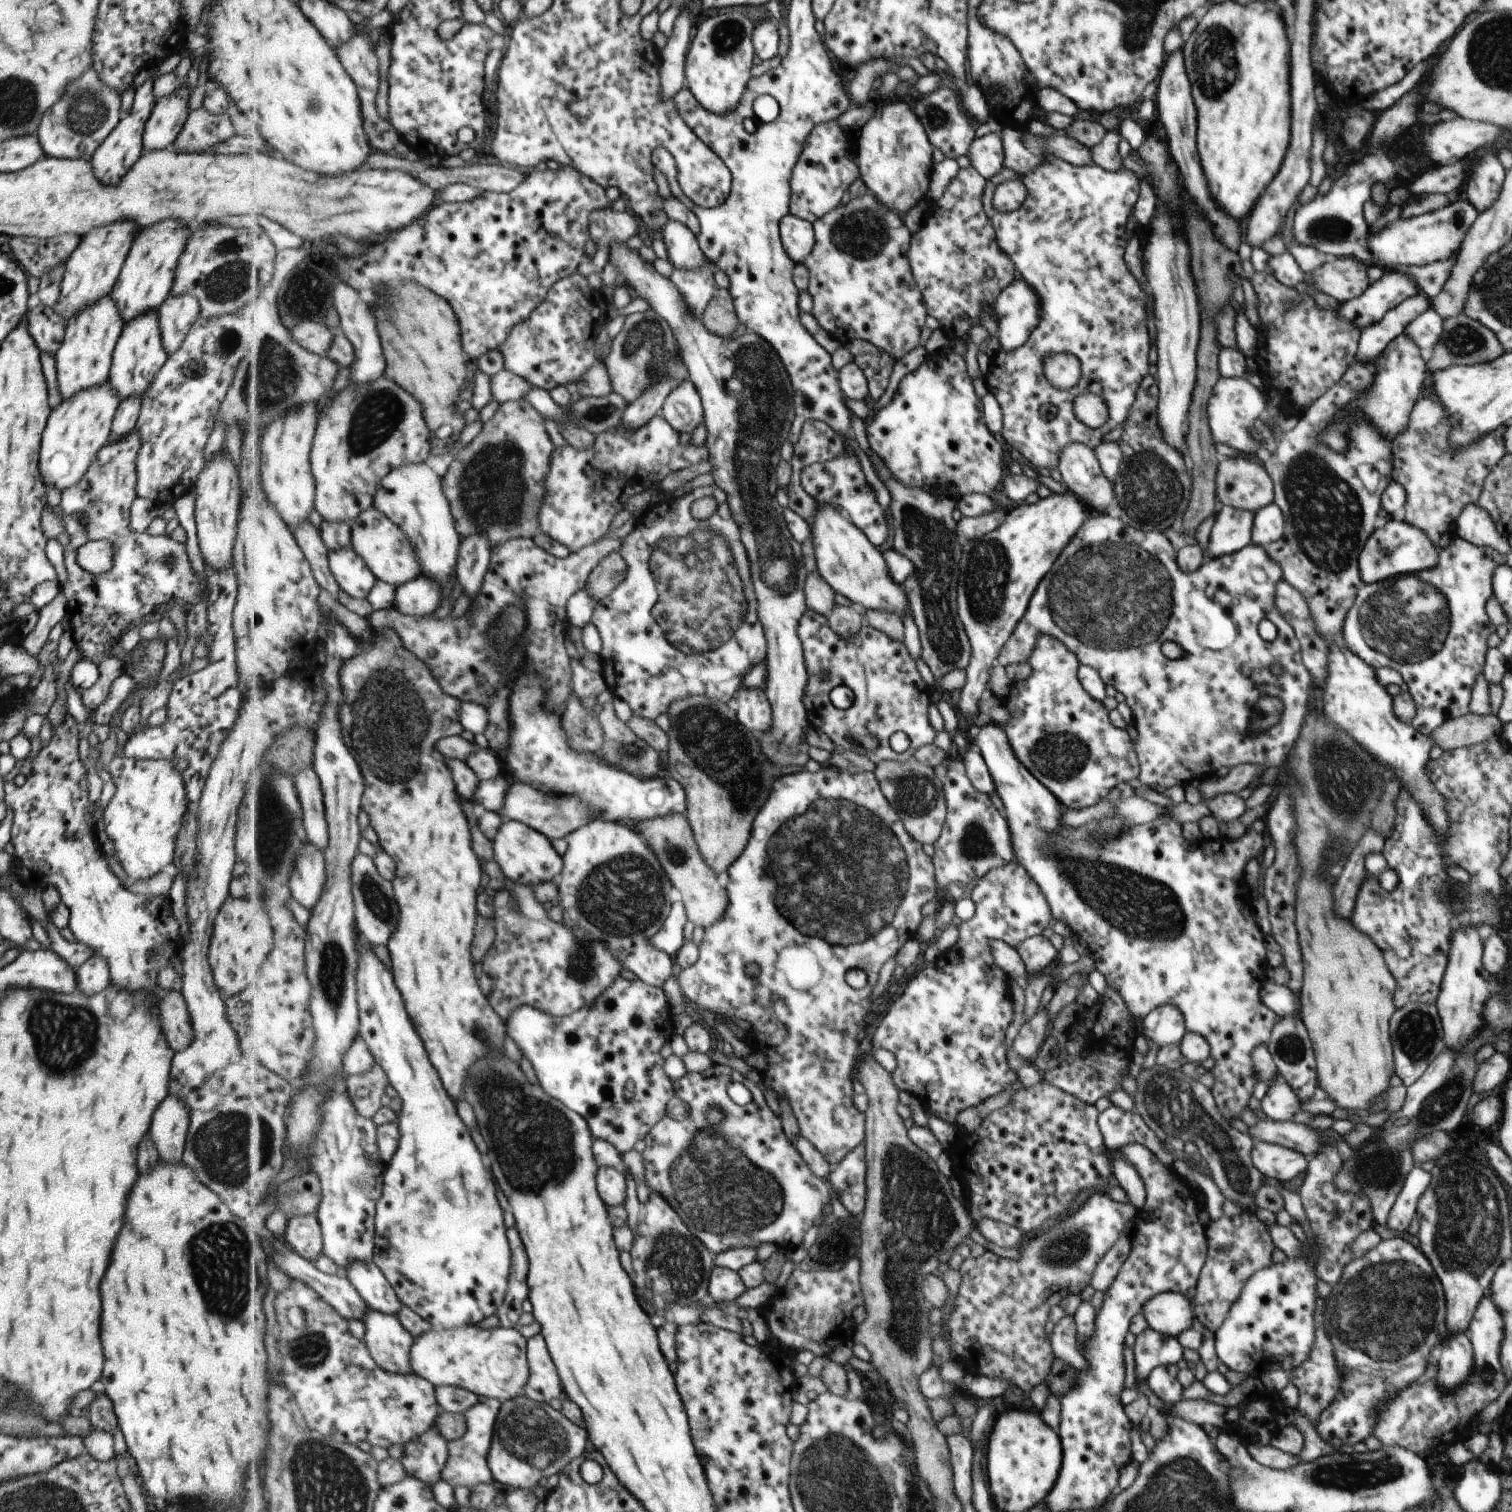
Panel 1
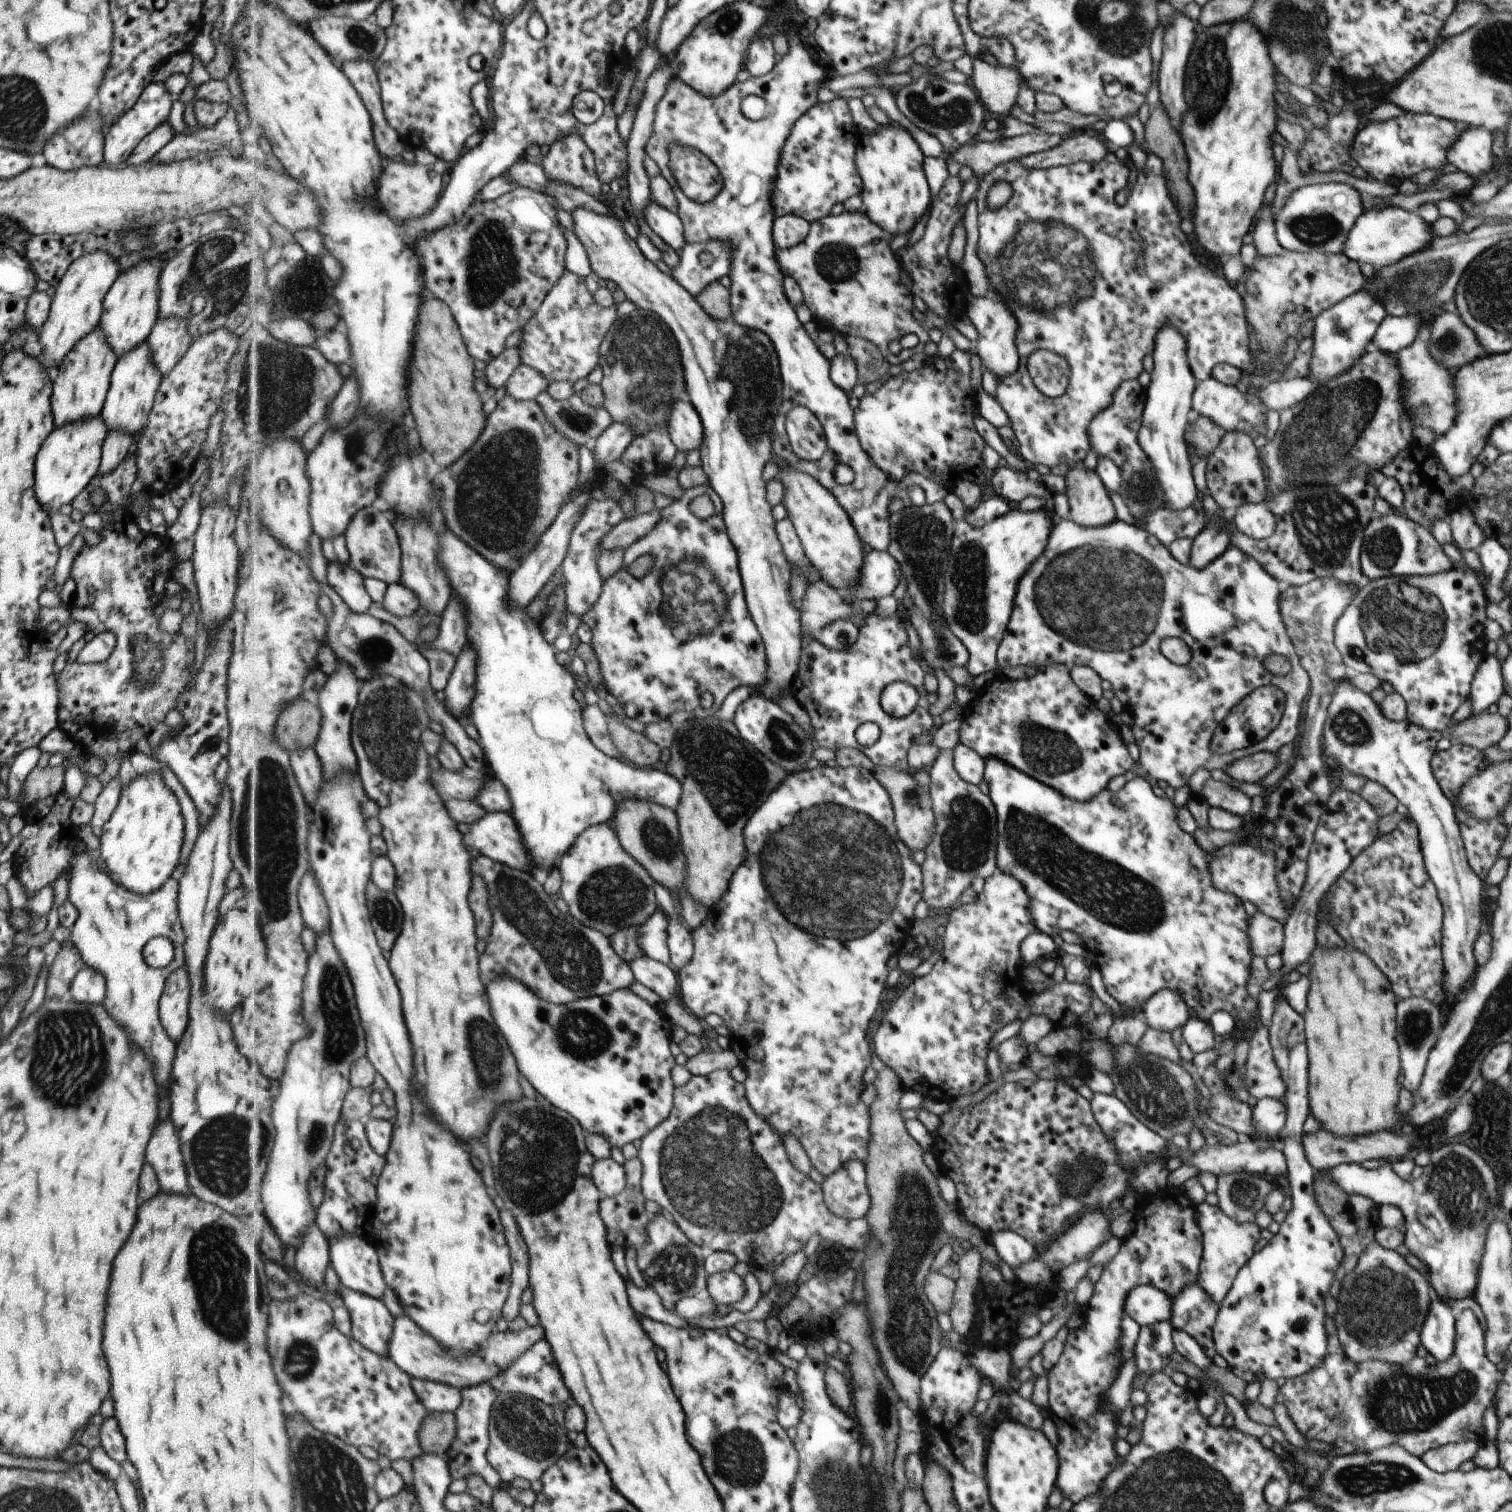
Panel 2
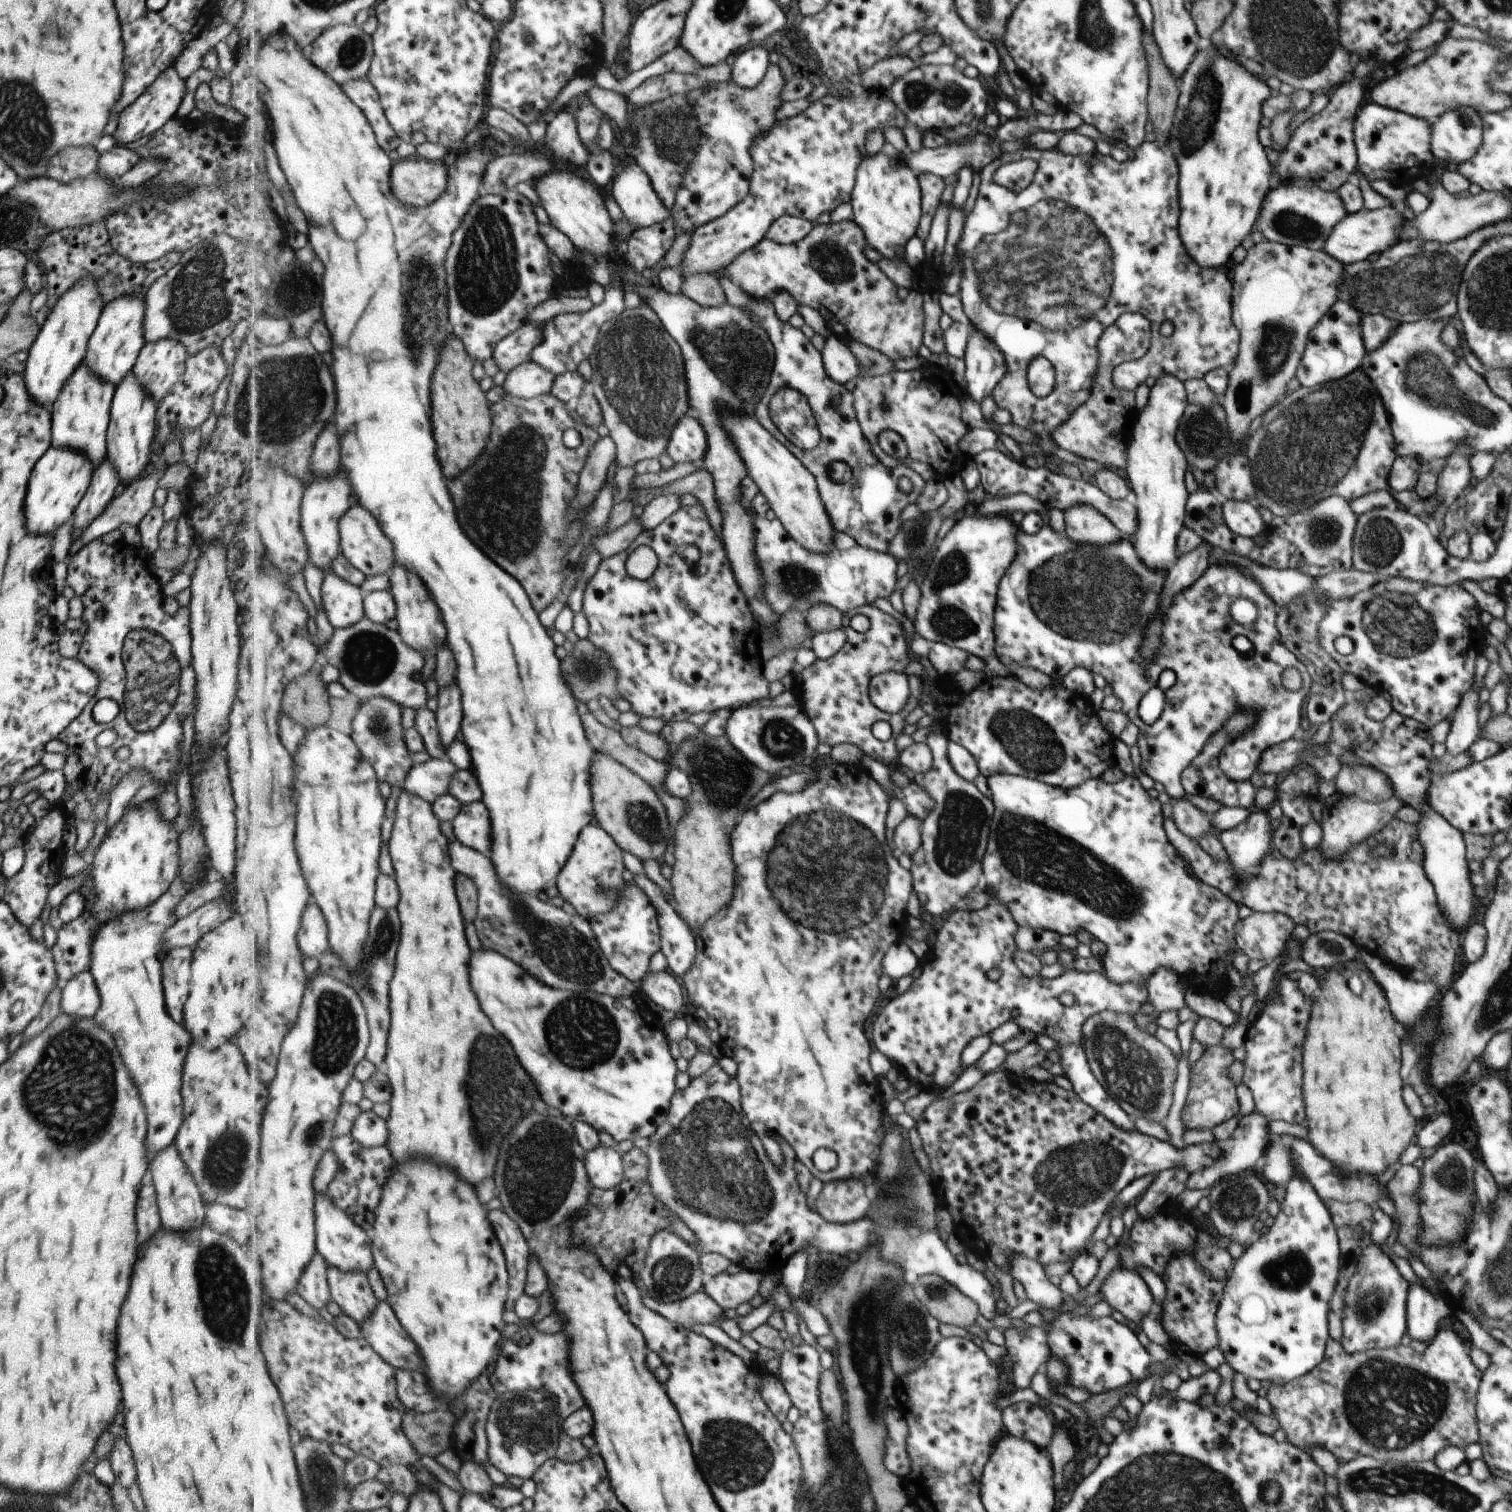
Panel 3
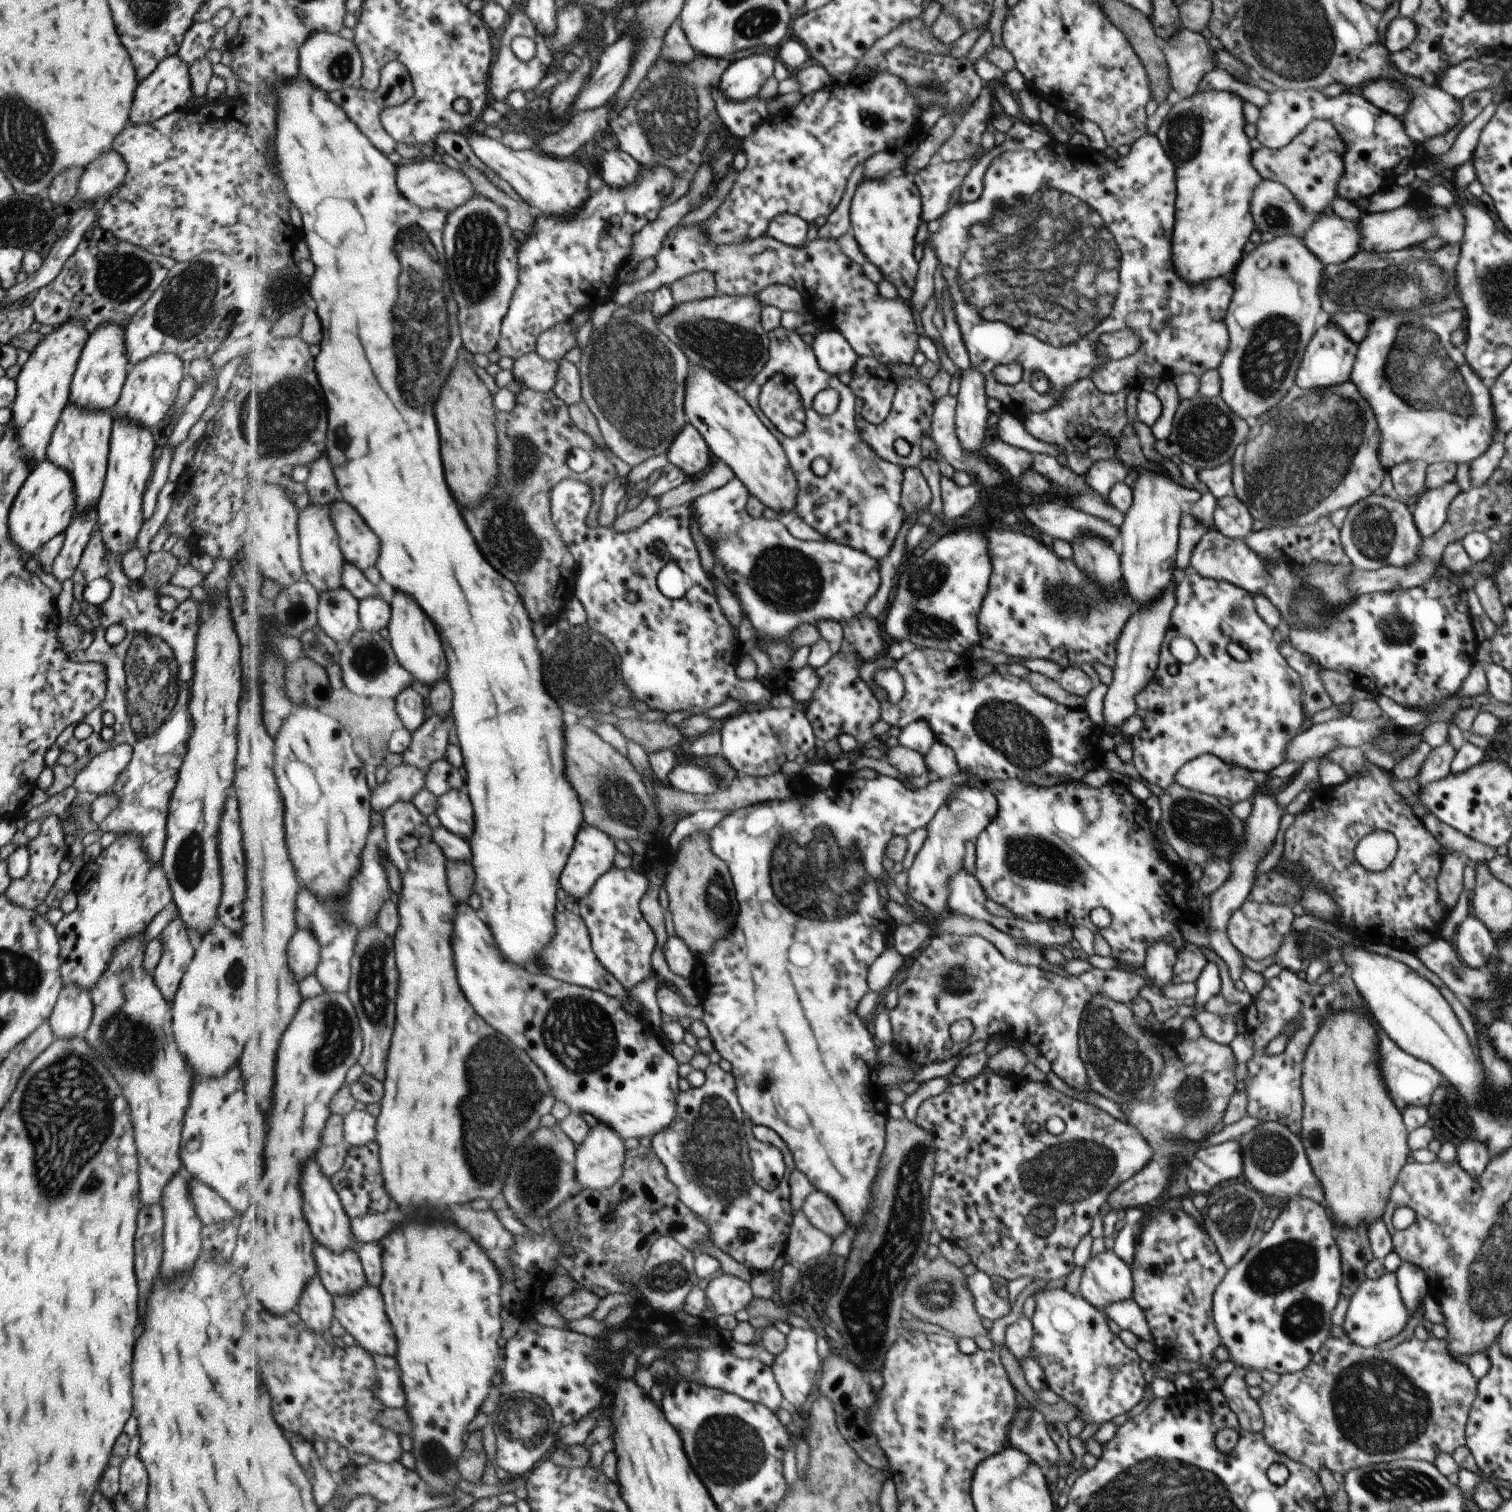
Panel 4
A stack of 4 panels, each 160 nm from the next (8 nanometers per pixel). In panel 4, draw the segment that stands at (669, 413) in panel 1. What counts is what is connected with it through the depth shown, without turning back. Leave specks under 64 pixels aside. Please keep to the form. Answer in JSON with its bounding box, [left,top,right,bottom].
[667,422,711,479]

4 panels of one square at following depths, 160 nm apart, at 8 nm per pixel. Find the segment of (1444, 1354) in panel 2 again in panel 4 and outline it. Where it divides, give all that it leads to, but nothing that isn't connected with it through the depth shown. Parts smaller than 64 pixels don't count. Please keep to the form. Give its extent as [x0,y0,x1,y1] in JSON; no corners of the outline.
[1395,1261,1430,1314]

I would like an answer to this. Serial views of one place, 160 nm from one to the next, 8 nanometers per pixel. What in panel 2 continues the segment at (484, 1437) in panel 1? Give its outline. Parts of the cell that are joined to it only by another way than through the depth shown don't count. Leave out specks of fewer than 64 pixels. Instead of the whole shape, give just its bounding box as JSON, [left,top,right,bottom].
[446,1383,505,1490]

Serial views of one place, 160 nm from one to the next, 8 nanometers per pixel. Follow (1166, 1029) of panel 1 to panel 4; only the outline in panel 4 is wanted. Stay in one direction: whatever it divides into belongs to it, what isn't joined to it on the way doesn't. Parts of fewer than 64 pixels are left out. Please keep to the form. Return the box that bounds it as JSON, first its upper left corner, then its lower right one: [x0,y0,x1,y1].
[1143,940,1177,985]

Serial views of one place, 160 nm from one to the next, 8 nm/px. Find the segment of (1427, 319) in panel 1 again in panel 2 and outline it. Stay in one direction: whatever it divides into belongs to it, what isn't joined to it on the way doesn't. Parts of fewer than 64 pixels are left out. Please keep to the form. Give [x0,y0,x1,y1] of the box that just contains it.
[1370,313,1422,355]

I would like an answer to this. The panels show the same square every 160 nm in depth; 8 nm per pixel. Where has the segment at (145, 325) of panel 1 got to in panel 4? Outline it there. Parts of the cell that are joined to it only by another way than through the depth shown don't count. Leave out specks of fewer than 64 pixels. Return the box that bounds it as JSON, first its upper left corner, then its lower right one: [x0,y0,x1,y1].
[95,420,157,556]

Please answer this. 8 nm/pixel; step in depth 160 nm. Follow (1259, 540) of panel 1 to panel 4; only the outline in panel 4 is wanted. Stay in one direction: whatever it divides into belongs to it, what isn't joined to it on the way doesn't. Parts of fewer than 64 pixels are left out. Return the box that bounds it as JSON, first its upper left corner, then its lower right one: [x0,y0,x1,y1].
[1211,495,1252,539]

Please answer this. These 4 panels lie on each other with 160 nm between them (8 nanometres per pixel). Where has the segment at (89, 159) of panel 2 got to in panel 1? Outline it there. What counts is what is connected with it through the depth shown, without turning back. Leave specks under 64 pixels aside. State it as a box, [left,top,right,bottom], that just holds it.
[37,67,119,161]

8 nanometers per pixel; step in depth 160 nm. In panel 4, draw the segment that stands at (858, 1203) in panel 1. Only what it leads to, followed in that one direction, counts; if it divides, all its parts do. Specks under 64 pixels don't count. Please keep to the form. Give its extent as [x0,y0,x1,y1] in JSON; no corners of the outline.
[803,1190,849,1239]

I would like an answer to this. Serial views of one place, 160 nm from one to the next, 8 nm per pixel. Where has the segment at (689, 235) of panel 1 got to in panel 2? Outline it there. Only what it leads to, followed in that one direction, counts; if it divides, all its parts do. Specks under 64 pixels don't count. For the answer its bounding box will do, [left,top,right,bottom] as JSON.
[645,198,685,253]

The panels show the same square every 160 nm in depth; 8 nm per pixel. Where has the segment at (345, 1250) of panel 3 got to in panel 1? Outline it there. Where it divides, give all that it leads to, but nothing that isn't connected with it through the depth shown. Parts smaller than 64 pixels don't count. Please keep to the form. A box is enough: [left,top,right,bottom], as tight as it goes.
[347,1260,404,1315]

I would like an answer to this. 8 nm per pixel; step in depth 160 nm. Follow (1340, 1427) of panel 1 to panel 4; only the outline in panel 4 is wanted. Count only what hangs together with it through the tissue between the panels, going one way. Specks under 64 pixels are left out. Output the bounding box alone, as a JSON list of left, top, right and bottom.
[1341,1270,1409,1348]

